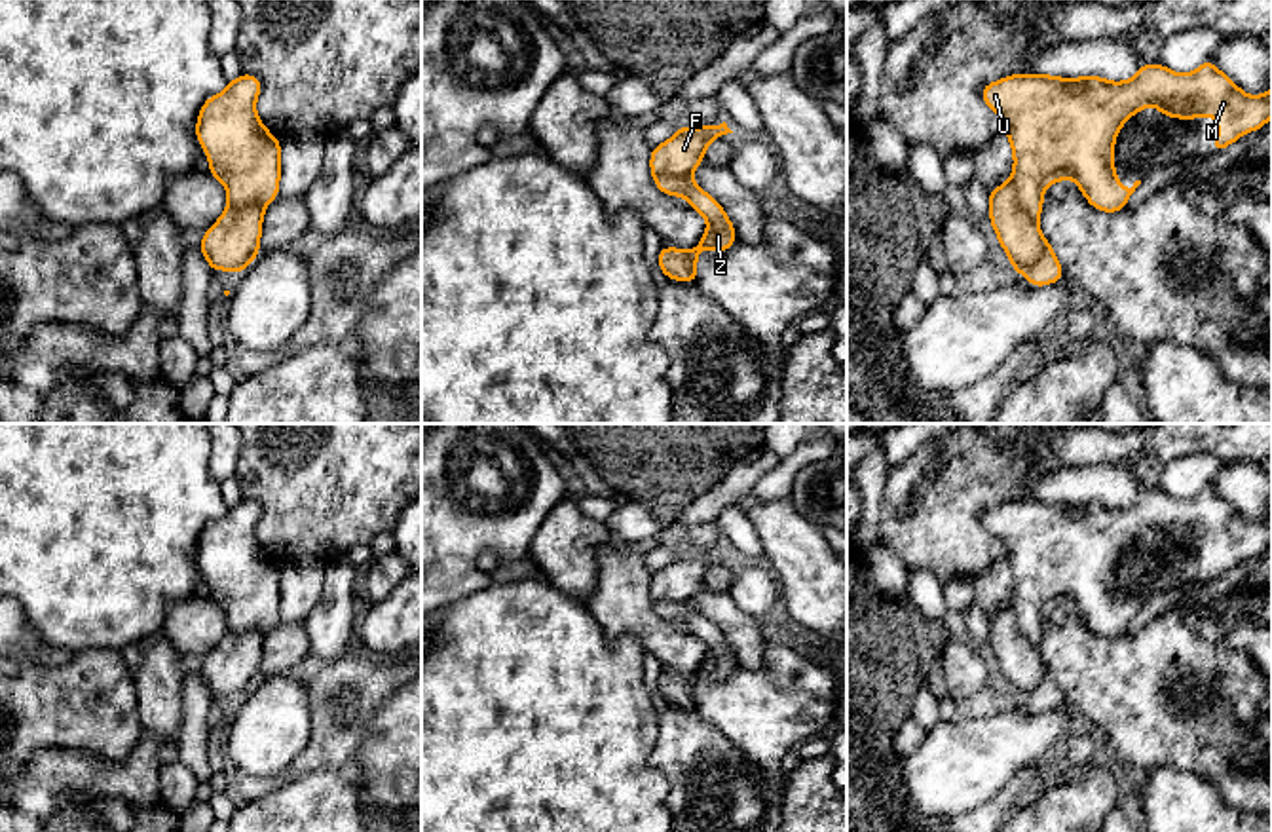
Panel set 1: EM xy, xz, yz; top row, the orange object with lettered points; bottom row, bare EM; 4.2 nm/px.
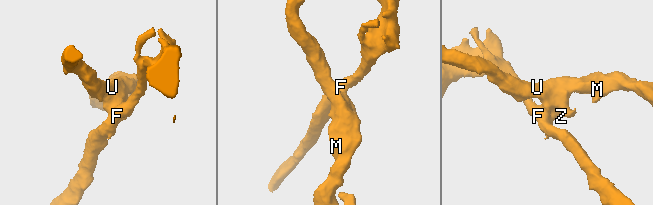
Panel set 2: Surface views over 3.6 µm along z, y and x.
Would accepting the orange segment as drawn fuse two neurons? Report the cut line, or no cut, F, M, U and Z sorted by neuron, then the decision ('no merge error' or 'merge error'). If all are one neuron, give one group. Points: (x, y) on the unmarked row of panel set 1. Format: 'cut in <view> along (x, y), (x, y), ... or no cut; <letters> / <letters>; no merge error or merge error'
cut in xy along (270, 624), (243, 631), (228, 629); F / M U Z; merge error

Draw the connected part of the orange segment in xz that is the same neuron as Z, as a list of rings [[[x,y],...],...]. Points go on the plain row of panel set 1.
[[[659,600],[653,602],[653,608],[666,621],[685,623],[693,631],[693,636],[708,646],[708,653],[697,672],[689,676],[661,672],[657,682],[659,693],[668,705],[695,709],[699,678],[706,674],[718,678],[731,674],[737,663],[735,652],[720,627],[695,610],[691,602]]]

